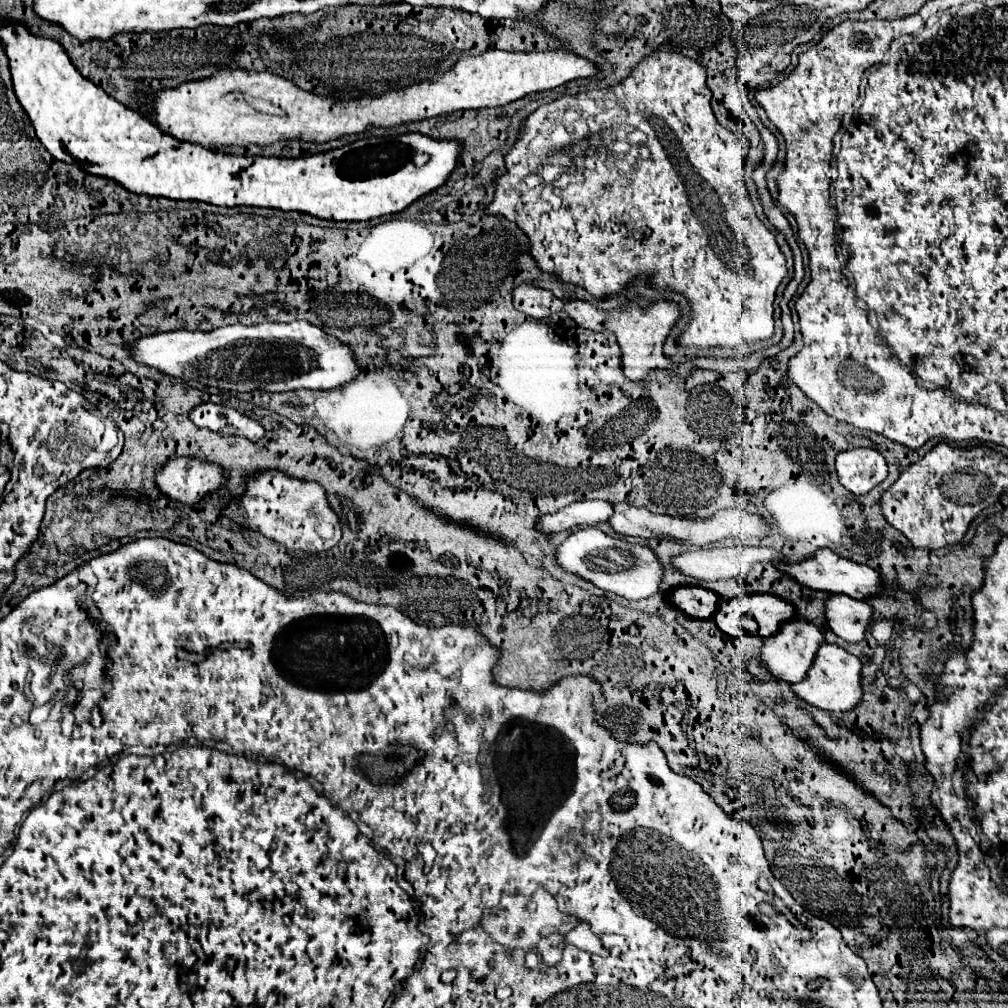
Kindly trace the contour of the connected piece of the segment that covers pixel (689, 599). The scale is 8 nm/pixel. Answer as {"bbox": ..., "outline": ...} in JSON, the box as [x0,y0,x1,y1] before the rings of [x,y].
{"bbox":[667,586,719,620],"outline":[[[679,586],[669,592],[667,602],[673,604],[683,614],[687,614],[689,618],[707,620],[717,610],[719,596],[699,586]]]}

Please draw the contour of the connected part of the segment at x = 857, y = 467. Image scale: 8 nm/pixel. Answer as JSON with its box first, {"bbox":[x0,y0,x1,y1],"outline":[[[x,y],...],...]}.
{"bbox":[835,448,887,494],"outline":[[[851,448],[835,458],[839,482],[853,494],[867,494],[887,478],[887,462],[873,448]]]}

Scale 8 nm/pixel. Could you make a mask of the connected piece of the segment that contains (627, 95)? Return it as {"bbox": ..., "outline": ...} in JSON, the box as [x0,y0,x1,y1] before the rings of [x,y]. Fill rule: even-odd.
{"bbox":[485,52,787,350],"outline":[[[651,52],[649,56],[641,58],[641,62],[633,68],[633,72],[623,82],[609,88],[579,92],[575,96],[563,96],[551,104],[539,106],[533,114],[529,114],[527,120],[523,120],[521,124],[521,136],[517,138],[513,148],[505,154],[507,170],[505,174],[495,178],[495,196],[493,196],[493,202],[485,208],[485,214],[501,216],[517,224],[527,234],[529,238],[527,252],[533,256],[541,272],[555,274],[559,280],[567,284],[581,286],[597,300],[605,300],[613,294],[619,294],[631,284],[631,280],[639,276],[647,278],[651,286],[657,290],[673,290],[683,294],[691,304],[691,320],[675,340],[679,346],[695,348],[695,350],[741,348],[773,336],[775,290],[781,284],[783,276],[787,274],[785,256],[775,242],[775,234],[757,218],[743,180],[747,152],[749,152],[749,140],[745,136],[737,136],[735,132],[723,128],[717,122],[711,110],[711,90],[705,84],[705,68],[699,62],[677,52]],[[633,126],[639,128],[643,134],[647,134],[647,142],[651,150],[649,158],[641,158],[637,148],[629,144],[629,134],[635,130]]]}

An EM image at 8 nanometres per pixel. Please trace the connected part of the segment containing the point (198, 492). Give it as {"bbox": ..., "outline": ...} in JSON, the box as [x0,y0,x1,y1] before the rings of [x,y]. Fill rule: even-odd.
{"bbox":[155,456,227,506],"outline":[[[179,456],[167,460],[155,474],[157,490],[169,500],[195,506],[205,496],[219,492],[227,484],[225,470],[209,460]]]}

